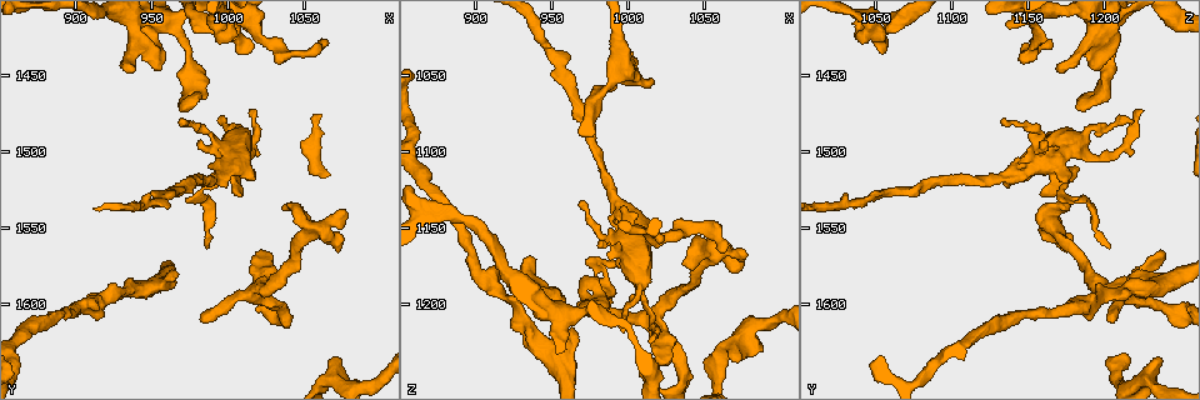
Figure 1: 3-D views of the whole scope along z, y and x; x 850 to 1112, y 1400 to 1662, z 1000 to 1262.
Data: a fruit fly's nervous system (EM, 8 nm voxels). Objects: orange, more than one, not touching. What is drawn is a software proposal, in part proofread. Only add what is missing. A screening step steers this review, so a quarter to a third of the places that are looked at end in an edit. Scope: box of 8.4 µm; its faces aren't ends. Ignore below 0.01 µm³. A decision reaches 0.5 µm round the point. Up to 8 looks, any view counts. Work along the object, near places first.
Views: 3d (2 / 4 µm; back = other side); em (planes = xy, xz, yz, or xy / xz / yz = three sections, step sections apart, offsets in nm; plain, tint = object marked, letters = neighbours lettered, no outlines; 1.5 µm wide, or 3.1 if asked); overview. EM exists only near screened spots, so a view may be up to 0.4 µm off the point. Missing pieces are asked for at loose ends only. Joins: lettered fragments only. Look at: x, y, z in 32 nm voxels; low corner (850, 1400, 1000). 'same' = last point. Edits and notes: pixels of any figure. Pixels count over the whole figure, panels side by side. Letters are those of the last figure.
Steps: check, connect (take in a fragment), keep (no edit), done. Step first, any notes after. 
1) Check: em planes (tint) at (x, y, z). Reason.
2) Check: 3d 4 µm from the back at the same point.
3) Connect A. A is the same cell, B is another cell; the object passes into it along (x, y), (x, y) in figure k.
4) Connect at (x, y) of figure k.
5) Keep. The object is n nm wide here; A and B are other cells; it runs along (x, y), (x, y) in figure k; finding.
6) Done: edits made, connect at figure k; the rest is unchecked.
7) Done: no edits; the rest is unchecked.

Check: em planes (letters) at (940, 1446, 1172). Free end.

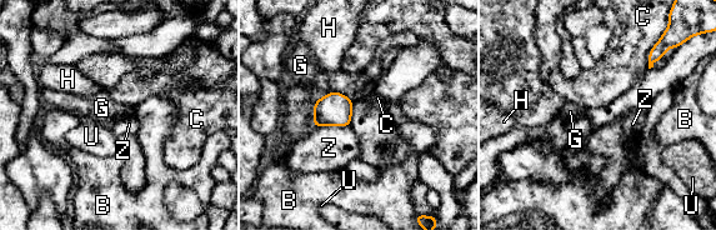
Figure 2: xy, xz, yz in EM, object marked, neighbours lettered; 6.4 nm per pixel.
Keep. B, C, G, H, U and Z are other cells; a border runs along (655, 45), (650, 50), (647, 68) in figure 2; no lettered fragment goes on from it.

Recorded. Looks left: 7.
Check: 3d 2 µm at (996, 1480, 1218). An open end.

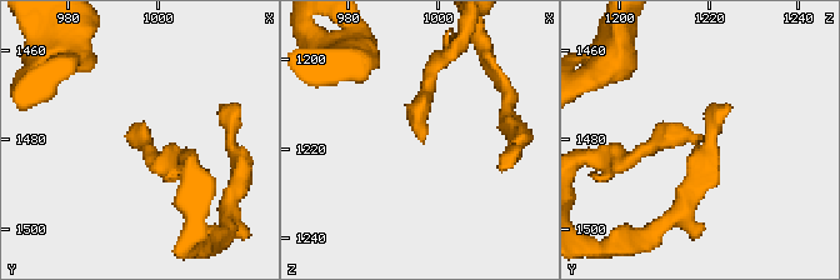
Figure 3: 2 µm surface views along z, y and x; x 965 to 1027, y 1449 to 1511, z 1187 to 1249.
Check: em planes (letters) at (996, 1480, 1219). Need the tissue.

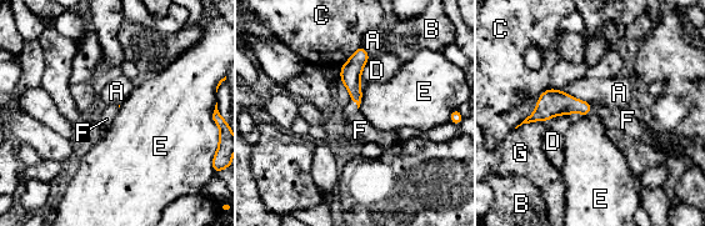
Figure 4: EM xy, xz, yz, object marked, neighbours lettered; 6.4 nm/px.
Connect F. F is the same cell, A, B, C, D, E and G are other cells; the object passes into it along (350, 74), (356, 104), (360, 130) in figure 4; it goes on there.

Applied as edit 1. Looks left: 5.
Check: overview. Redraw.

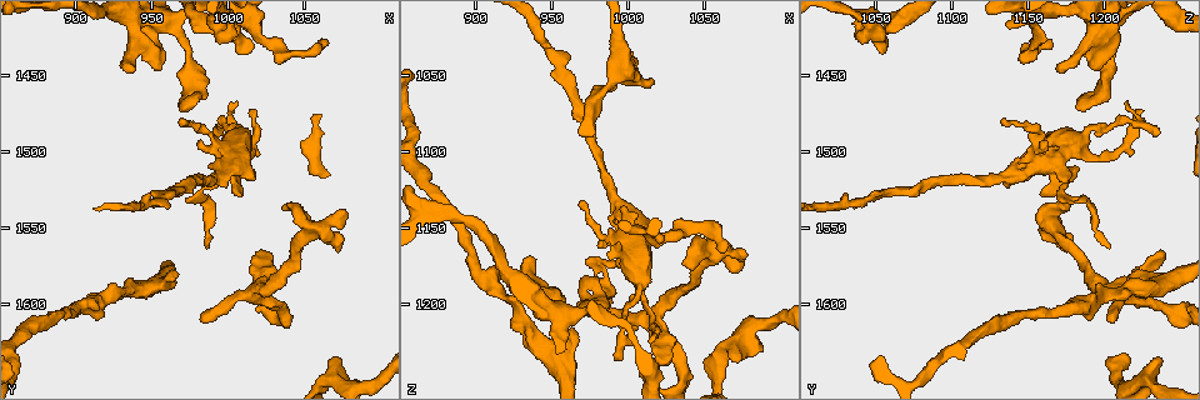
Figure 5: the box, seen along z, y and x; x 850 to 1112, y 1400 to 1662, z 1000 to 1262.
Check: 3d 4 µm at (1064, 1432, 1166). Branch stops here.

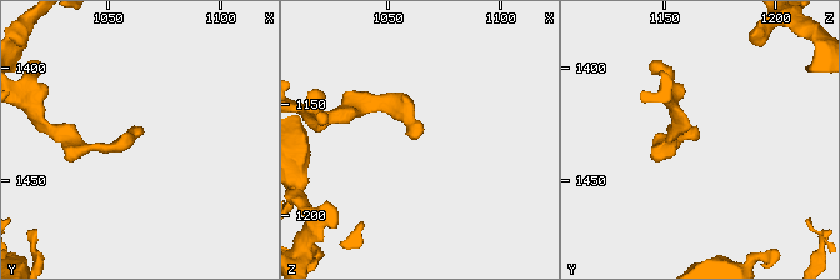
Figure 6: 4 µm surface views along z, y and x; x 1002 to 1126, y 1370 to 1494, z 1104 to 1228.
Check: em planes (letters) at (1063, 1432, 1166).

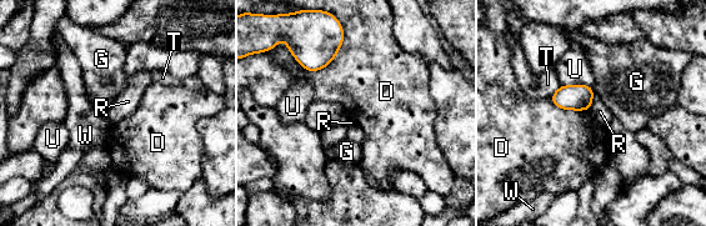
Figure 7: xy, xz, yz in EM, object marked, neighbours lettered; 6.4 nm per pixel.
Keep. D, G, R, T, U and W are other cells; a border runs along (594, 91), (589, 109) in figure 7; none of them fits.

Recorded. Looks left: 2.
Done: edits made, connect at figure 4; the rest is unchecked.

